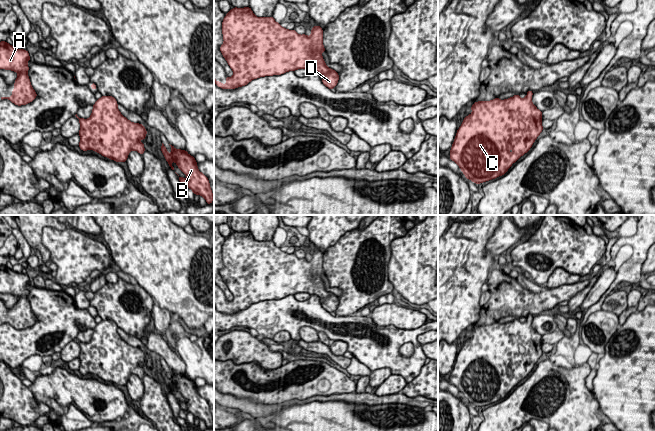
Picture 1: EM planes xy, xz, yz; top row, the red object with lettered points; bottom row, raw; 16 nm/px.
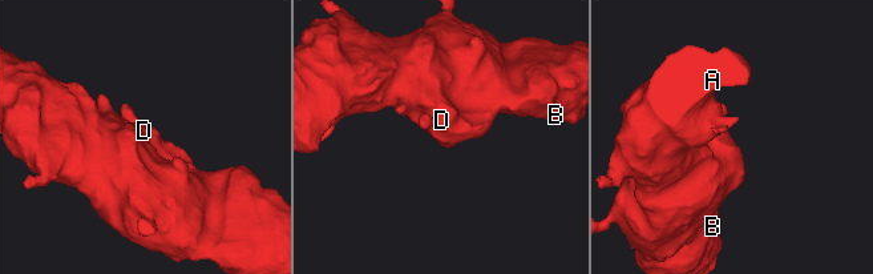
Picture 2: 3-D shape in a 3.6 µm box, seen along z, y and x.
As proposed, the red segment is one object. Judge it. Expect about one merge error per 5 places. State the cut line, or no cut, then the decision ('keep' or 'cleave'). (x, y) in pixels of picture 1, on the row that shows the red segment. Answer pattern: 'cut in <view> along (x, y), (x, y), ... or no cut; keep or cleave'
no cut; keep

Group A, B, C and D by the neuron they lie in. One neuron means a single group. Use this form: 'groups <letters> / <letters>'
groups A B C D

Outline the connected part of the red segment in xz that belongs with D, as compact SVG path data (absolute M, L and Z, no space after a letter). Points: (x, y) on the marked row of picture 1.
M250 7L237 8L230 10L222 22L222 33L224 43L220 46L220 51L226 59L234 74L232 77L225 77L227 83L223 85L221 82L214 80L214 83L222 89L236 89L237 87L245 86L253 79L264 76L281 75L288 71L297 69L309 69L317 71L319 74L324 74L322 83L329 89L334 89L339 80L338 72L328 68L322 57L322 52L326 52L323 46L323 29L316 25L311 30L311 36L306 34L299 35L294 29L288 30L283 28L280 23L277 23L271 17L256 17Z

